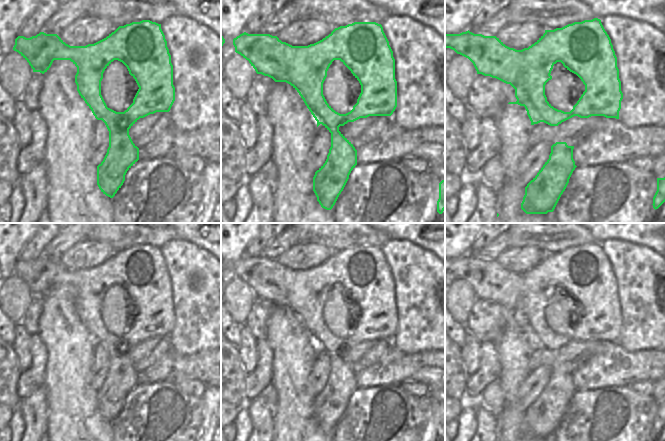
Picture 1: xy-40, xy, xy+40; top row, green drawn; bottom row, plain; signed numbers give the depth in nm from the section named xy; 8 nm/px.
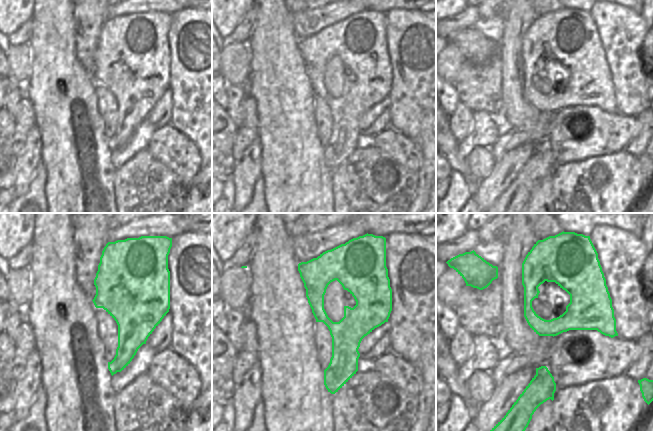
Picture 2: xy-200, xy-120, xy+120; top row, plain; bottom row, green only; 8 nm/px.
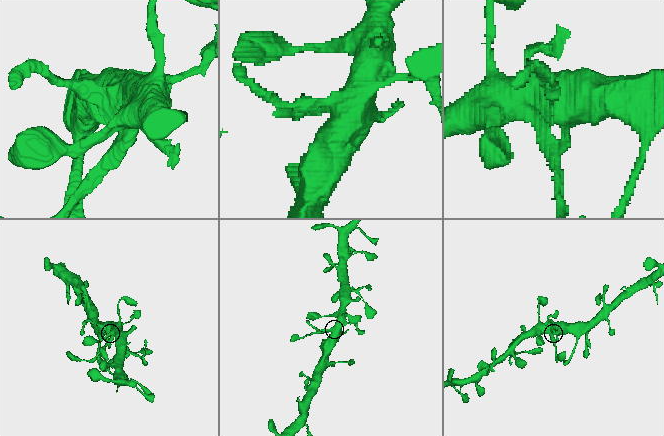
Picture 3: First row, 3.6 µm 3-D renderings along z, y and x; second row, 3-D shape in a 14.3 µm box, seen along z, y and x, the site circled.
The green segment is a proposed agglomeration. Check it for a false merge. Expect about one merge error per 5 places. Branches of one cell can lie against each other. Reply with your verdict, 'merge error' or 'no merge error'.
no merge error

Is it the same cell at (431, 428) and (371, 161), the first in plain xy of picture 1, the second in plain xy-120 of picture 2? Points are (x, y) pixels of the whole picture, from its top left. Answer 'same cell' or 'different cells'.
different cells

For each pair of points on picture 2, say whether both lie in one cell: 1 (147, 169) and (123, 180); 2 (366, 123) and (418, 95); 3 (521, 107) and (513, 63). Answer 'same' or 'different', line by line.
1: same
2: different
3: same

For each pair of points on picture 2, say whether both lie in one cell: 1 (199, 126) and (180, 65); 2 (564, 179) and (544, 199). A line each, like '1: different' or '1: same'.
1: same
2: different

